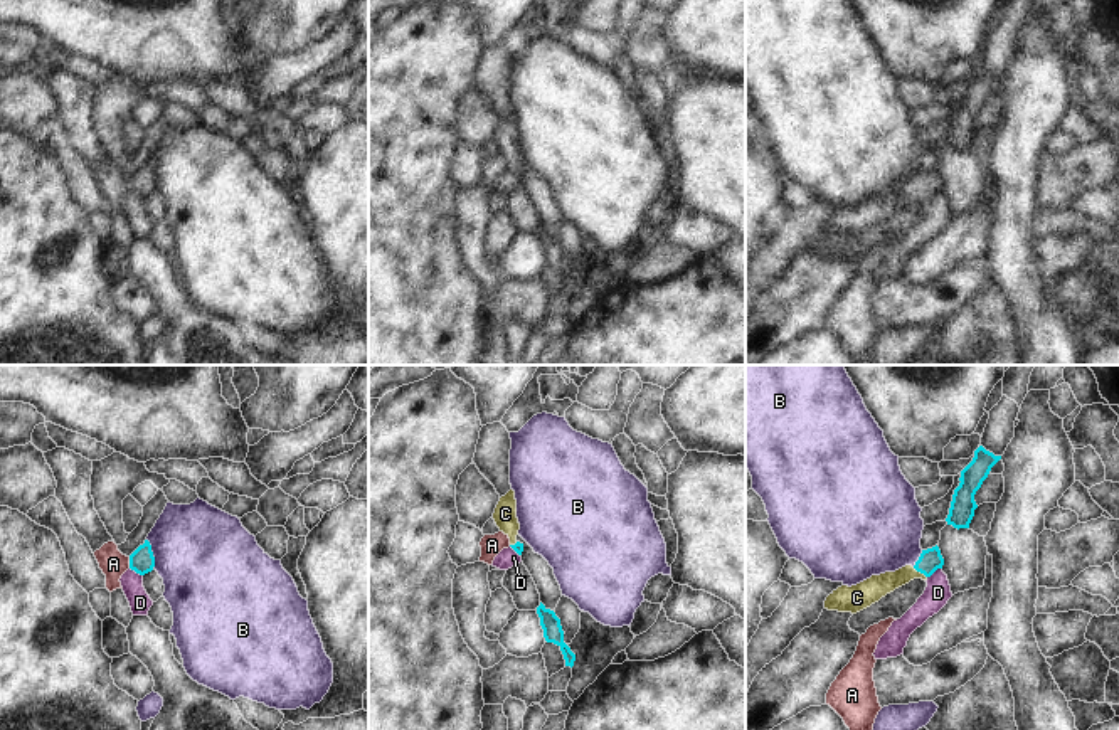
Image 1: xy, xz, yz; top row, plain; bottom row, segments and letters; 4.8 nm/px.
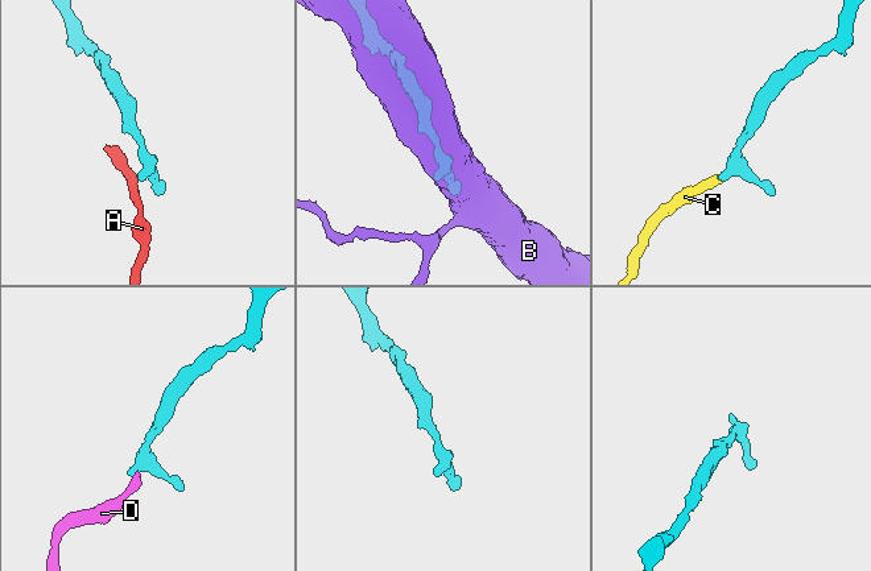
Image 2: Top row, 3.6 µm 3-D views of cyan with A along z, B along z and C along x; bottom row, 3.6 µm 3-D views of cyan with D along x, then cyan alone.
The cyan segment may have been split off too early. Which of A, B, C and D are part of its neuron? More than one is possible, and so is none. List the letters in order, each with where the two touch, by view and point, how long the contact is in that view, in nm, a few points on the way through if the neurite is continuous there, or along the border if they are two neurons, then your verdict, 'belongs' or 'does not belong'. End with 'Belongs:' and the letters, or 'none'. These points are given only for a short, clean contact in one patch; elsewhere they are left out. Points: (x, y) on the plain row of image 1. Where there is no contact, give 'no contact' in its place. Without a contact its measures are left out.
A: contact xy (130, 185); length 60 nm; border xy (128, 180), (130, 190); does not belong
B: contact xy (152, 177); length 150 nm; border xy (147, 162), (152, 172), (153, 190); does not belong
C: contact yz (919, 194); length 90 nm; way yz (931, 182), (919, 194), (907, 195), (875, 211); belongs
D: contact yz (934, 194); length 90 nm; border yz (941, 190), (928, 201); does not belong
Belongs: C

